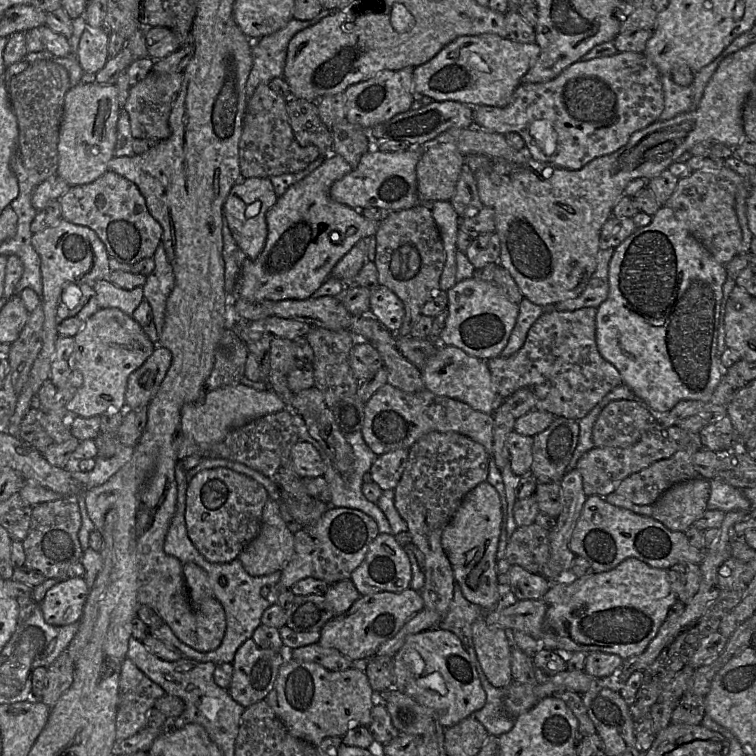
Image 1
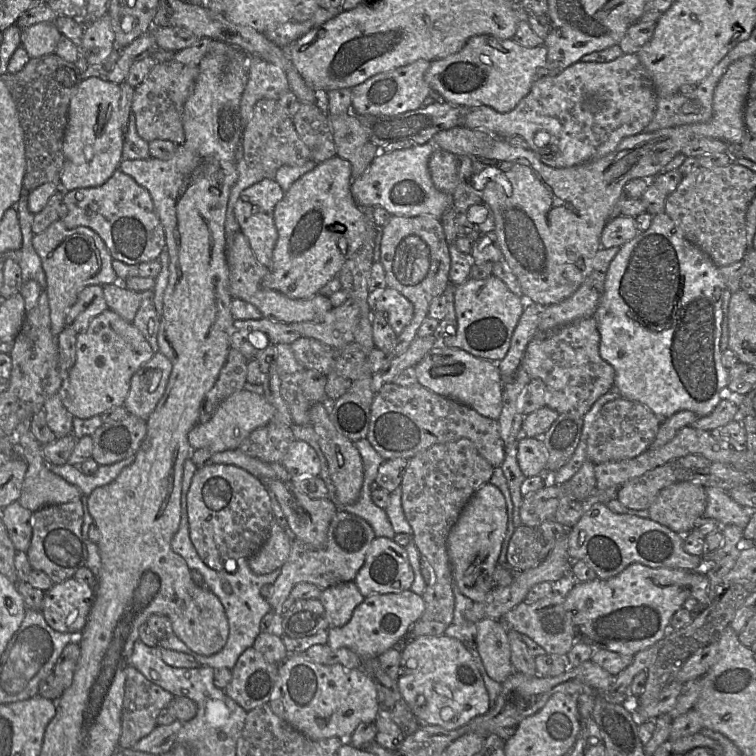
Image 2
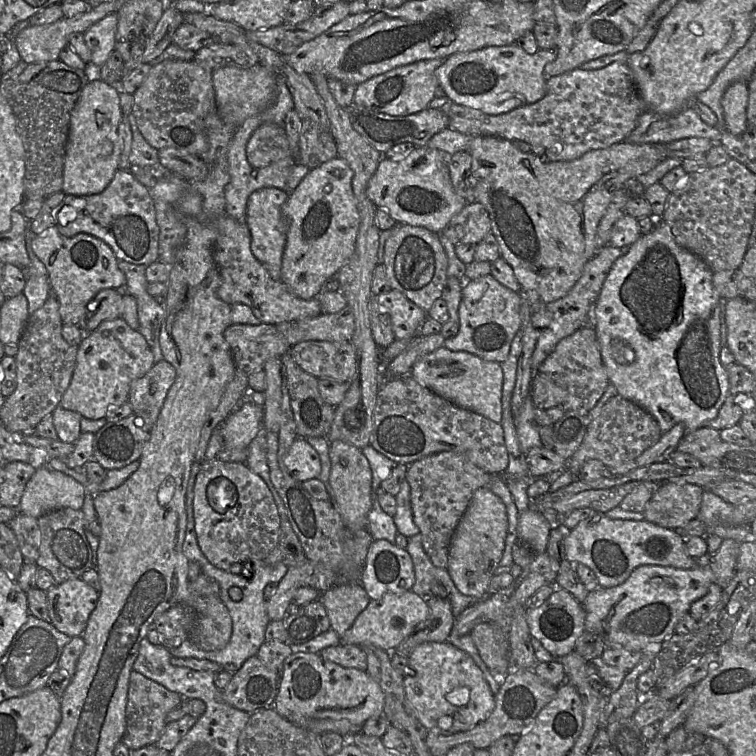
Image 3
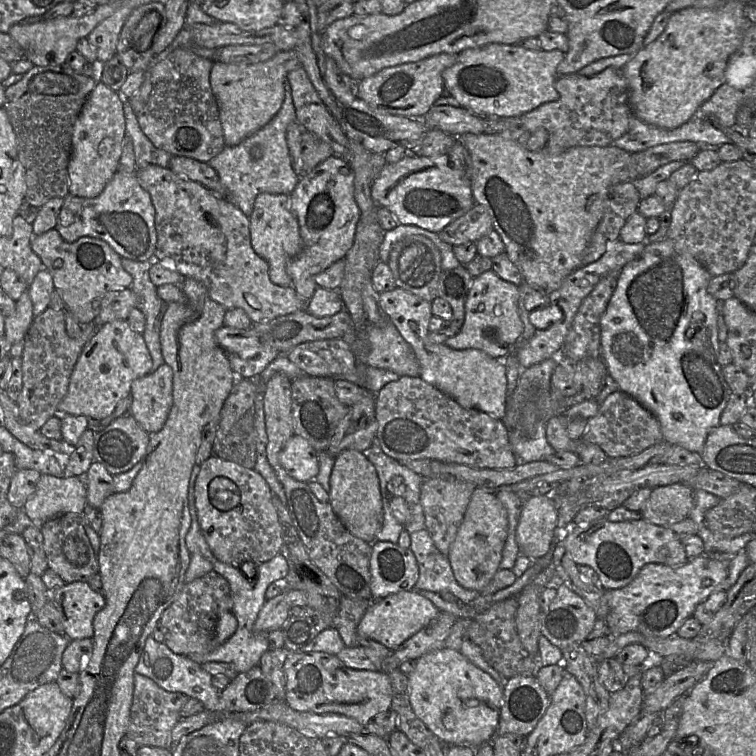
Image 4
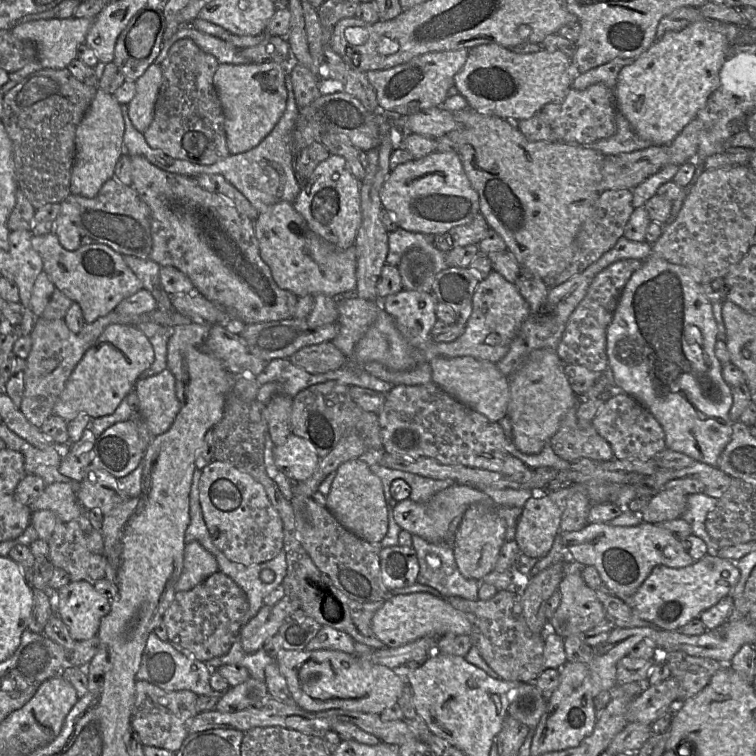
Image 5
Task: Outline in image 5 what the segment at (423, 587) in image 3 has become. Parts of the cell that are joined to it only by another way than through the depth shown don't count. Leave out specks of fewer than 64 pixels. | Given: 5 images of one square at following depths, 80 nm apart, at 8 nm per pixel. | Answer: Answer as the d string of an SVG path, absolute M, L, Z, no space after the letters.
M412 534L412 547L420 566L418 583L437 589L443 596L479 599L482 580L469 579L460 573L451 544L432 543Z

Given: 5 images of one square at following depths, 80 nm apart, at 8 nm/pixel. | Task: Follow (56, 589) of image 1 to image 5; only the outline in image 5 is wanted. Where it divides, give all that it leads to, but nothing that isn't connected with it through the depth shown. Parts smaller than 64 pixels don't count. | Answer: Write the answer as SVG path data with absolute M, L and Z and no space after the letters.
M84 580L70 582L53 594L49 595L53 613L60 616L76 641L97 635L101 618L111 610L110 600Z

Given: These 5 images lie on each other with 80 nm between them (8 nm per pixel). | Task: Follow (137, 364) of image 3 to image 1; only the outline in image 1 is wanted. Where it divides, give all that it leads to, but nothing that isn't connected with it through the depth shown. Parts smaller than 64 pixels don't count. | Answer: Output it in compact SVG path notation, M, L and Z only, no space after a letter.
M100 308L86 321L74 340L71 367L81 374L82 385L66 404L68 415L89 418L108 411L125 411L128 377L144 364L157 346L132 316L116 308Z

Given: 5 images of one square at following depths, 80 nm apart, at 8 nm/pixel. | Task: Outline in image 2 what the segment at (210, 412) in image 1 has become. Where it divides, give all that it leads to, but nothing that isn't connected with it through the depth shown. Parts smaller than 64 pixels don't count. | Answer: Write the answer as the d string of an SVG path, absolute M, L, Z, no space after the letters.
M244 388L223 400L209 421L198 423L189 431L189 444L192 450L206 448L212 453L236 450L252 431L269 423L274 413L275 408L264 395Z

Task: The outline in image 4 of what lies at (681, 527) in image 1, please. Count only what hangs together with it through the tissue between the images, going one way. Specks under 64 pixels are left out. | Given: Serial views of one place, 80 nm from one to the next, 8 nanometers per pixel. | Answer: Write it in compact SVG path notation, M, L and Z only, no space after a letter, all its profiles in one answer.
M687 484L656 487L641 509L642 517L652 524L670 528L689 517L694 506L693 495L694 489Z

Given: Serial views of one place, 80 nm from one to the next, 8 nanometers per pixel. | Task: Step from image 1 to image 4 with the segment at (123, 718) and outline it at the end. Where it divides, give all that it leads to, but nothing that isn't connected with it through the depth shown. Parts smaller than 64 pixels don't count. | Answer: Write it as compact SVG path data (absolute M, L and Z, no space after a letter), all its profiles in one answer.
M134 673L134 692L126 737L140 746L173 748L172 730L181 720L180 711L189 697L180 692L168 692L147 676Z

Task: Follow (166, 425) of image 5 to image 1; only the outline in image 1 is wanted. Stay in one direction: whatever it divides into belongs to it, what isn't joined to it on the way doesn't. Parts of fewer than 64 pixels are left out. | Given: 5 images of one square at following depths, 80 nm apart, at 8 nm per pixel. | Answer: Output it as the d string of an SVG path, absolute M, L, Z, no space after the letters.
M158 345L144 364L129 375L125 392L126 410L148 407L165 378L171 361L171 352Z

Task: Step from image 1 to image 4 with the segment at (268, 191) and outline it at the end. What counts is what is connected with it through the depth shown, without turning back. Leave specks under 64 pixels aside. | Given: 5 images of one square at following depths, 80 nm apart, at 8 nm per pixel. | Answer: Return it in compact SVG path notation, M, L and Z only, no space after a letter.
M259 194L254 202L253 212L249 217L251 245L255 253L269 266L269 278L272 283L291 287L292 280L287 274L286 265L303 248L296 216L289 206L289 195Z

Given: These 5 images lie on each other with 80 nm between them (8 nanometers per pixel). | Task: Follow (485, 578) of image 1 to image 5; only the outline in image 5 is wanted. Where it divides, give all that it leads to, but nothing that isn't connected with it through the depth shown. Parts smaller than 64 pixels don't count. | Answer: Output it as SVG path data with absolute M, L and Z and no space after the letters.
M474 503L466 510L452 545L460 573L469 579L482 580L494 571L506 534L506 522L498 515L496 506Z

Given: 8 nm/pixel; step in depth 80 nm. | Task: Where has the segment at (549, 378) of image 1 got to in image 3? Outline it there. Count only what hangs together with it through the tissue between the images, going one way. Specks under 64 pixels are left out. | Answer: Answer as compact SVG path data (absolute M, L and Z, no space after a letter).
M587 323L559 341L553 352L539 366L537 373L548 375L566 392L563 402L559 405L566 412L577 411L587 414L610 383L593 325Z

